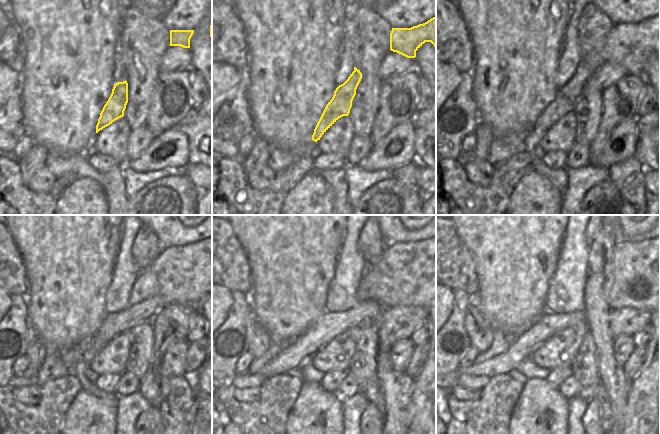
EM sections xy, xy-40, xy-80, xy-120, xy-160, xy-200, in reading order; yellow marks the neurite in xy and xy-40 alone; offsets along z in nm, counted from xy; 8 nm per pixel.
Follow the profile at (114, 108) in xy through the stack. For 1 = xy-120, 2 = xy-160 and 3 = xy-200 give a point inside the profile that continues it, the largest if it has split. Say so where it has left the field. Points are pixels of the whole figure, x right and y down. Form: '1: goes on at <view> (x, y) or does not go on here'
1: goes on at xy-120 (186, 274)
2: goes on at xy-160 (408, 273)
3: goes on at xy-200 (639, 277)

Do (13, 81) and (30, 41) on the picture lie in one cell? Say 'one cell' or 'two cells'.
two cells

